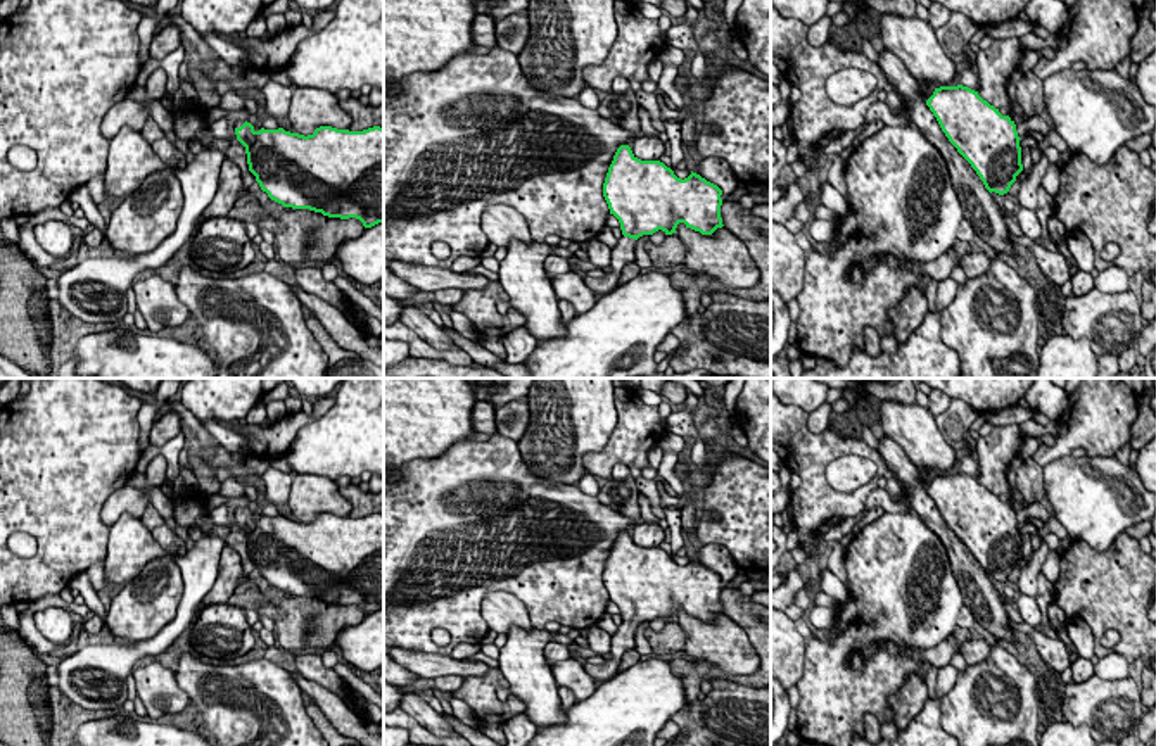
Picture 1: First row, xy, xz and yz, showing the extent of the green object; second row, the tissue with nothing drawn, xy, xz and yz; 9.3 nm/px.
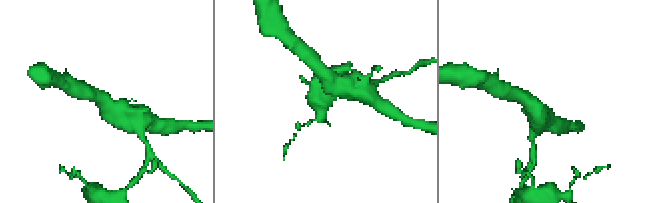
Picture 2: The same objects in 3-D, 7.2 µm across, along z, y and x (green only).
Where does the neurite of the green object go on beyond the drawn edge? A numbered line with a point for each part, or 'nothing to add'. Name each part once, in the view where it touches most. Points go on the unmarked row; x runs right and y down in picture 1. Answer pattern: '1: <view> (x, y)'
1: xz (622, 639)

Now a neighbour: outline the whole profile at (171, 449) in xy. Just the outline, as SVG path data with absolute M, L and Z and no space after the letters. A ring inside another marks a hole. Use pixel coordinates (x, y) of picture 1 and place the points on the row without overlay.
M180 432L175 439L168 440L162 447L149 446L137 465L137 471L145 473L147 465L157 456L162 454L168 461L166 478L175 482L180 475L180 451L185 446L185 435Z

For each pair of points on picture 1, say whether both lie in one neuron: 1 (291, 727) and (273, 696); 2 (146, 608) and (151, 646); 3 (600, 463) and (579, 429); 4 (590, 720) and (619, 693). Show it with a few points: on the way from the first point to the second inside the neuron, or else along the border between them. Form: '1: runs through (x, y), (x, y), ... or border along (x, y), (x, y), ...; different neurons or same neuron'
1: runs through (285, 720), (277, 703); same neuron
2: border along (177, 608), (177, 613), (152, 636), (130, 643); different neurons
3: border along (616, 417), (607, 444), (584, 456), (586, 472); different neurons
4: runs through (597, 715), (612, 700); same neuron

